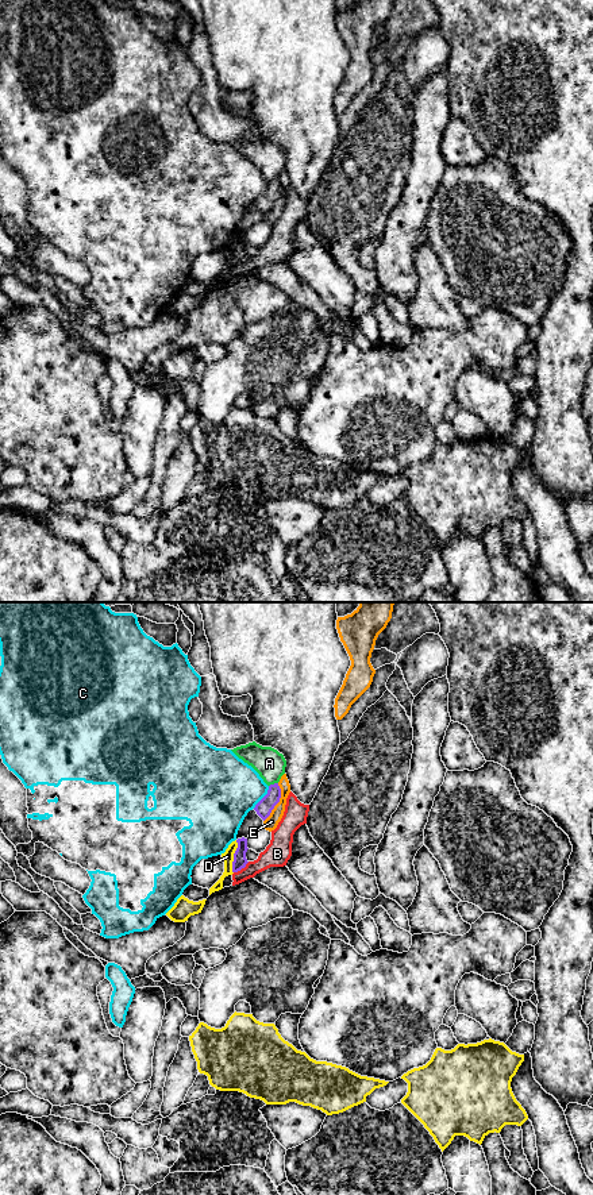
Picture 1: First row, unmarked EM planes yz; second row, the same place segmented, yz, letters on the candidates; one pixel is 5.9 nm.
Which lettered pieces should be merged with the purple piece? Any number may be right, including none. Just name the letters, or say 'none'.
none

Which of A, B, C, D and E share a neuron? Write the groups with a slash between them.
A / B / C / D / E

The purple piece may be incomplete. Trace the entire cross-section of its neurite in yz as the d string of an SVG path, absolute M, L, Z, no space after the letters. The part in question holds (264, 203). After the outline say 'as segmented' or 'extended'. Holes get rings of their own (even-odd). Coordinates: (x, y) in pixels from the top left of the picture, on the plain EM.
M278 178L270 180L267 189L255 200L254 205L265 216L280 197L281 184Z; as segmented

